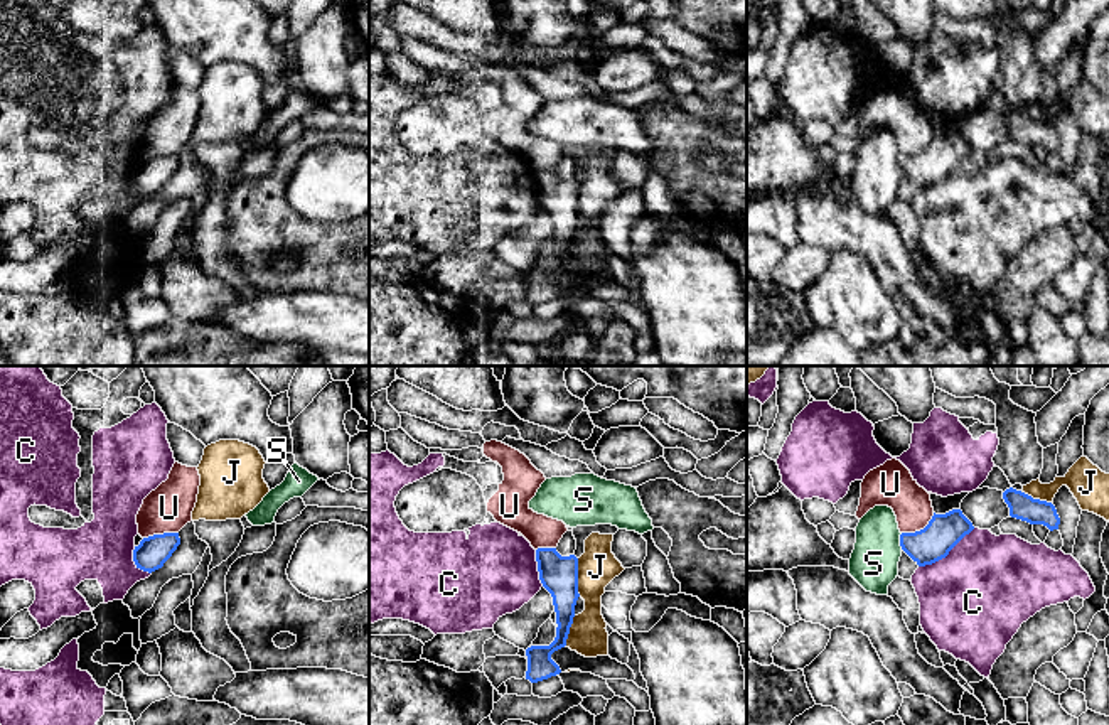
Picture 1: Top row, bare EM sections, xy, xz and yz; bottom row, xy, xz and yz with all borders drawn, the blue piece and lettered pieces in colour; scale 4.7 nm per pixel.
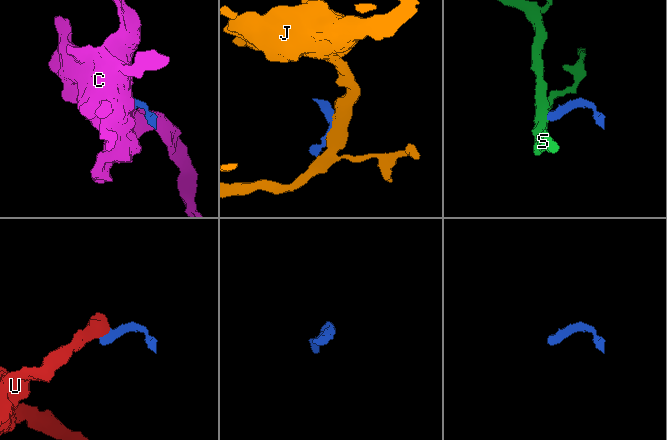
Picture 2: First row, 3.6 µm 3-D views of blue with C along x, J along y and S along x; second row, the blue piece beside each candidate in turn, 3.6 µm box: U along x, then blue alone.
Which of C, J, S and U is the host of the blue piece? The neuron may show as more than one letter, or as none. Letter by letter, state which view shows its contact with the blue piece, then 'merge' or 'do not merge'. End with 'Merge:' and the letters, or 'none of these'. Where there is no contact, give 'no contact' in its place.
C: meets blue in yz; do not merge
J: meets blue in xz; do not merge
S: meets blue in yz; do not merge
U: meets blue in yz; merge
Merge: U

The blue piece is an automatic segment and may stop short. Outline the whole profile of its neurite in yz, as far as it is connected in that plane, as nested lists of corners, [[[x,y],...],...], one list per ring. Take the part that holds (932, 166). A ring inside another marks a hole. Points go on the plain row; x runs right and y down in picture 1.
[[[897,81],[870,93],[861,105],[856,140],[861,142],[875,128],[893,132],[902,155],[900,169],[919,189],[946,180],[974,152],[961,132],[935,137],[930,116]]]

